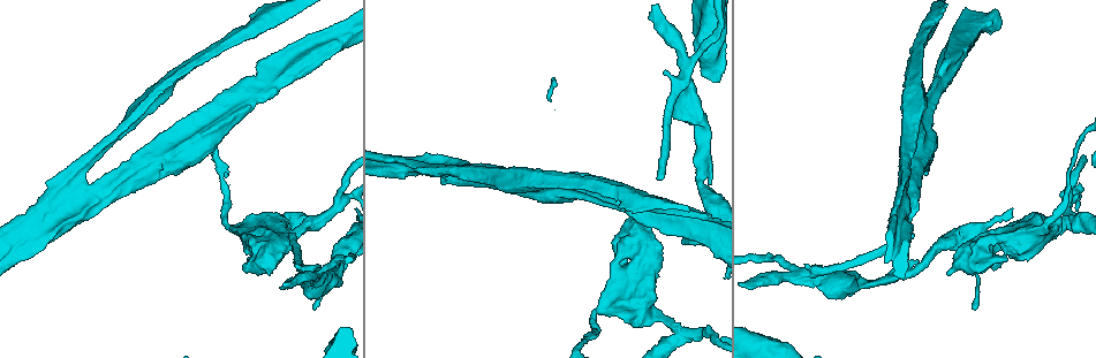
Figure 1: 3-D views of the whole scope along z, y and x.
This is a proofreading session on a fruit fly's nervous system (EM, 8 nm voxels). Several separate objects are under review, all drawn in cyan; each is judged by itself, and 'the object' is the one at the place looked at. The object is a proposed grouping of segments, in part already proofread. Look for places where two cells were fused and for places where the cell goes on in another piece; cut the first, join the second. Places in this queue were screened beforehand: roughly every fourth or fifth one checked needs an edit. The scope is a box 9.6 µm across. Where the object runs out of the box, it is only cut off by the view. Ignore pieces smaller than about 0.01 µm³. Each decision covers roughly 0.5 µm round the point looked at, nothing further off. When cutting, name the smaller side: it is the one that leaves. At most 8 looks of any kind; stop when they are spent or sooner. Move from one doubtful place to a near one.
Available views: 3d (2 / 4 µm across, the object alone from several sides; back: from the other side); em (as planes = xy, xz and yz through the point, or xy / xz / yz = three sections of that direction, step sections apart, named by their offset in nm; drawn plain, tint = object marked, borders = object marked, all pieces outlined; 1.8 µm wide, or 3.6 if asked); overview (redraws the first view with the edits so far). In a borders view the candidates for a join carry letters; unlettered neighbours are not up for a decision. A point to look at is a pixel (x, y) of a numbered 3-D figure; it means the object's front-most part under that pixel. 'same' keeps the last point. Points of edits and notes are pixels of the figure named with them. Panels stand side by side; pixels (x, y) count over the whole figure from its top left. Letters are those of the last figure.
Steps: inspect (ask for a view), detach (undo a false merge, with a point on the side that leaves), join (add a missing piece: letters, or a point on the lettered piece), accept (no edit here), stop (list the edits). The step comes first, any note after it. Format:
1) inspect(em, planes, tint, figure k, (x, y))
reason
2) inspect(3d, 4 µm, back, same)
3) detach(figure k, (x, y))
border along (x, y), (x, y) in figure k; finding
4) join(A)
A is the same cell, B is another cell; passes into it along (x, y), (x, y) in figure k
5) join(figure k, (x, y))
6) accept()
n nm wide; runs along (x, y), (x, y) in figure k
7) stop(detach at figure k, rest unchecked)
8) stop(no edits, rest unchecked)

inspect(em, planes, plain, figure 1, (951, 69))
a fork

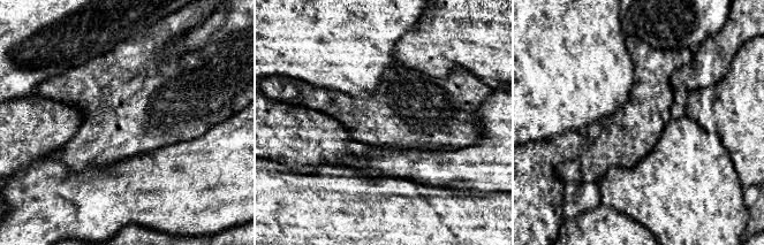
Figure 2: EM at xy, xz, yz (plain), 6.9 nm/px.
inspect(em, planes, borders, same)
what lies round it

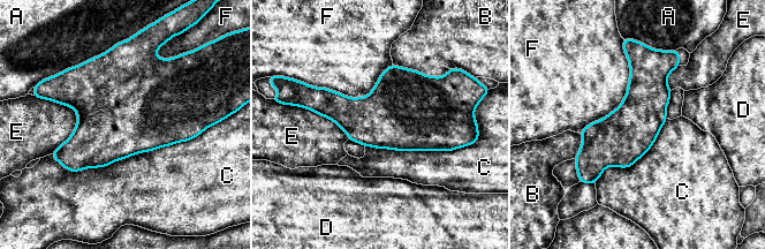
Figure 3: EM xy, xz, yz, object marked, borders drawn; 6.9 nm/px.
accept()
A, B, C, D, E and F are other cells; border along (202, 131), (78, 171), (51, 156) in figure 3; all the same cell

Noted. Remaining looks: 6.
inspect(em, 3.6 µm, planes, tint, figure 1, (821, 273))
sudden change in width

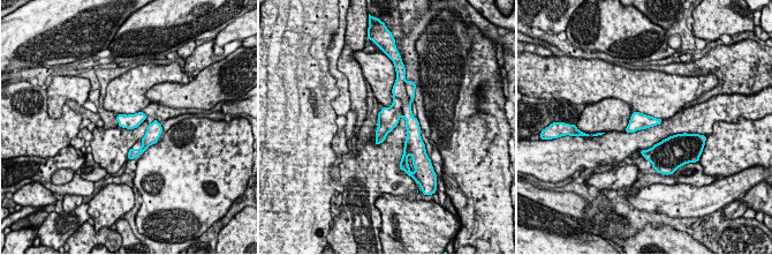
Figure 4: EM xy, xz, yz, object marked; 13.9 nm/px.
inspect(em, 3.6 µm, planes, borders, same)
what lies round it

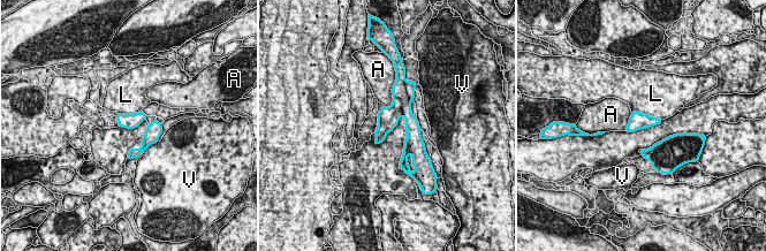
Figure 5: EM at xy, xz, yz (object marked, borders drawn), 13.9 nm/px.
detach(figure 5, (399, 89))
200 nm wide; A, L and V are other cells; two cells meet here

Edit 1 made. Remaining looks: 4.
inspect(overview)

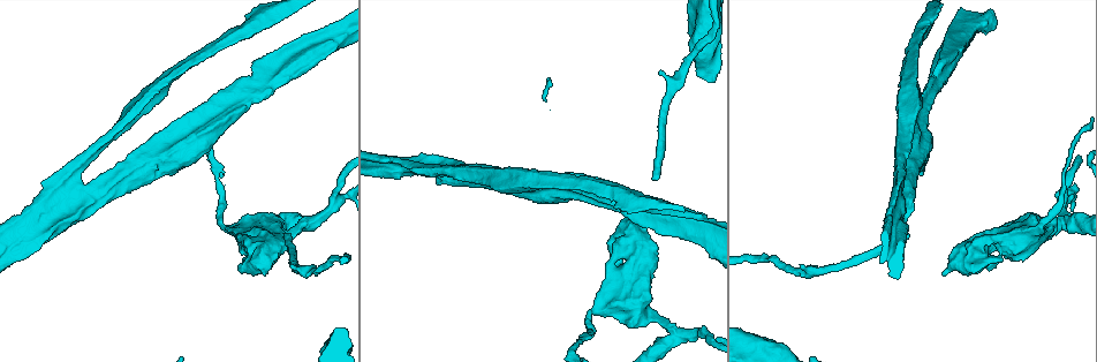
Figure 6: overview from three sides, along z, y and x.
inspect(3d, 4 µm, back, figure 6, (286, 236))
branch stops here

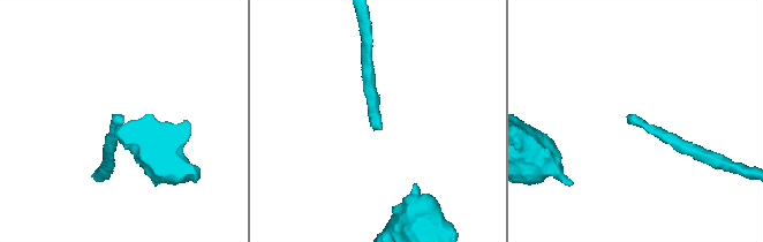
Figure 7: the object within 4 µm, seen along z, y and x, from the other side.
inspect(em, planes, borders, figure 7, (117, 116))
now the EM

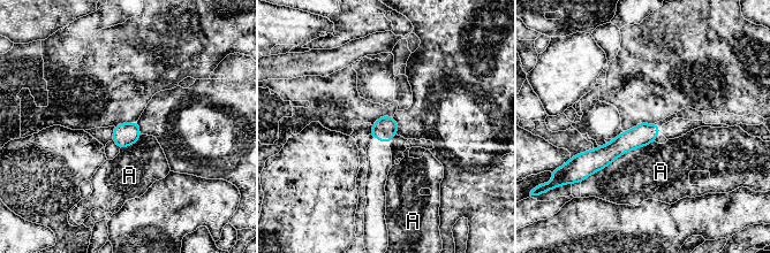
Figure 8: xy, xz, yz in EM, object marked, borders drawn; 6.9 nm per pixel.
accept()
160 nm wide; A is another cell; runs along (656, 129), (629, 139), (586, 163) in figure 8; none of them fits

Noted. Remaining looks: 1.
stop(detach at figure 5, rest unchecked)

